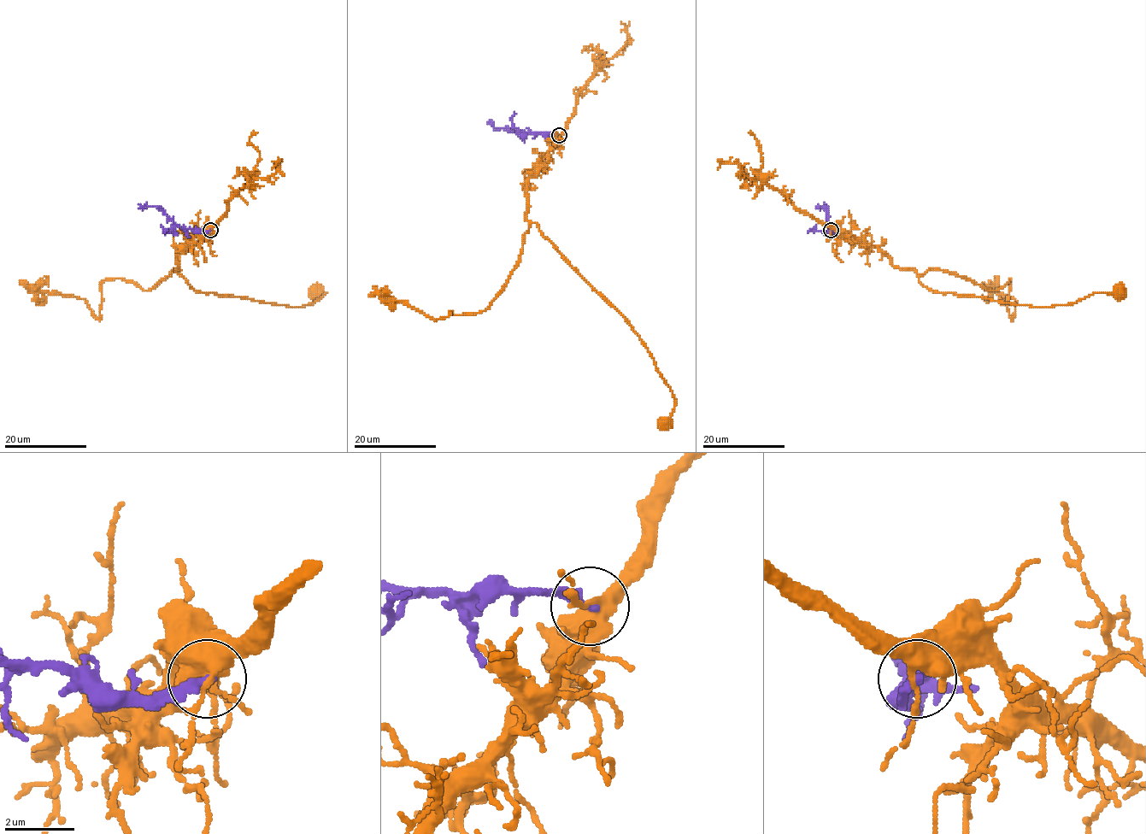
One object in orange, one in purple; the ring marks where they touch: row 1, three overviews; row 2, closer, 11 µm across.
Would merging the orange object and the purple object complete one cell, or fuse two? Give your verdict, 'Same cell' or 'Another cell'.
Another cell

